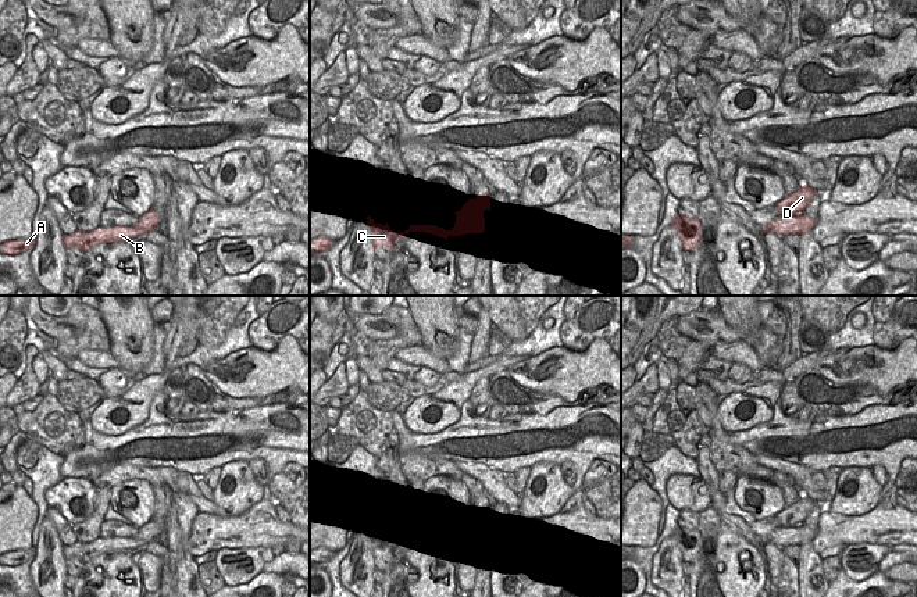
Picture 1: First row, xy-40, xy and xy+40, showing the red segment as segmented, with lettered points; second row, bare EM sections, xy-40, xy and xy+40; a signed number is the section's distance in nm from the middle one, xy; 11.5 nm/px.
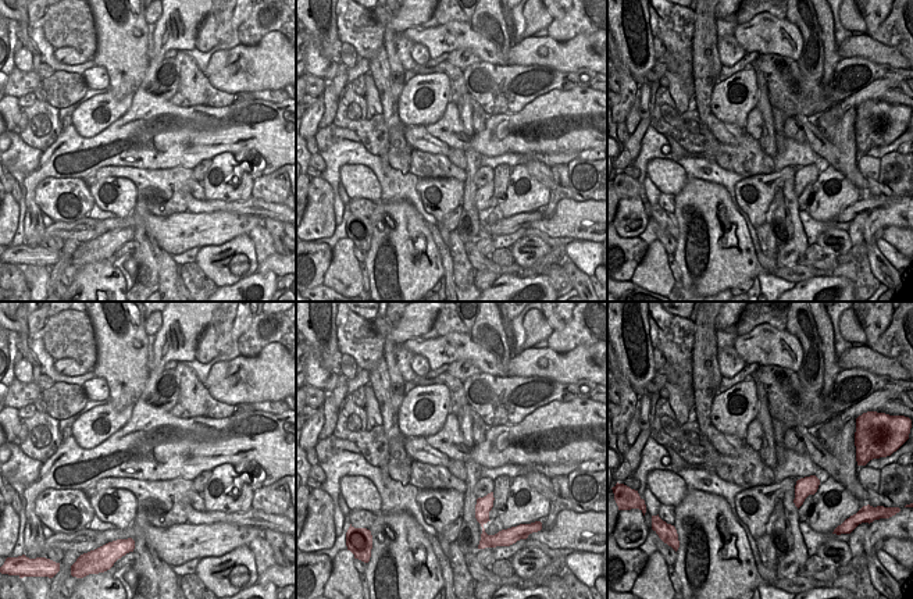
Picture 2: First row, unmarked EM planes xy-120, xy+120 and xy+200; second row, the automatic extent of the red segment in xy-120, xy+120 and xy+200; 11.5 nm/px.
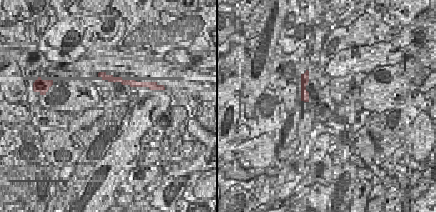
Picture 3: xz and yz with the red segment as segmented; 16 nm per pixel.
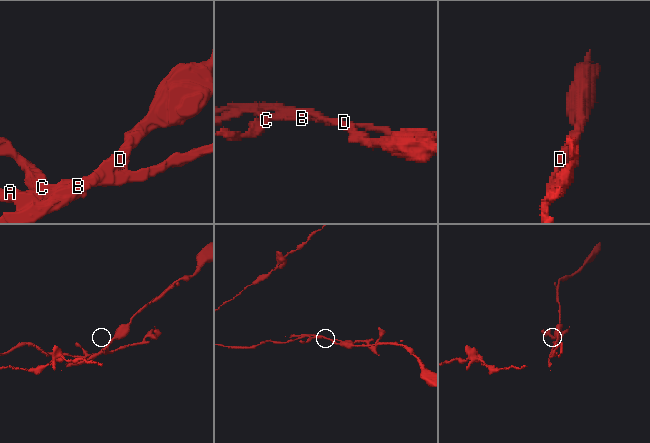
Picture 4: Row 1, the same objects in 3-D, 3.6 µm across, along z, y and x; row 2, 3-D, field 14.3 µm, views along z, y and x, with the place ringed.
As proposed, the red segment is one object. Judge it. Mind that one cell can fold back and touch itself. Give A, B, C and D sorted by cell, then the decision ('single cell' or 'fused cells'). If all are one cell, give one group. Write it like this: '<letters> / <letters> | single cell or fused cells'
A B C / D | fused cells

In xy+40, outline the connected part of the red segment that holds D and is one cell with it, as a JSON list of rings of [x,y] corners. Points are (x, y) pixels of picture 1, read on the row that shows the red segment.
[[[800,185],[796,192],[785,196],[774,207],[778,210],[778,217],[792,217],[803,214],[811,199],[817,192],[806,185]]]

